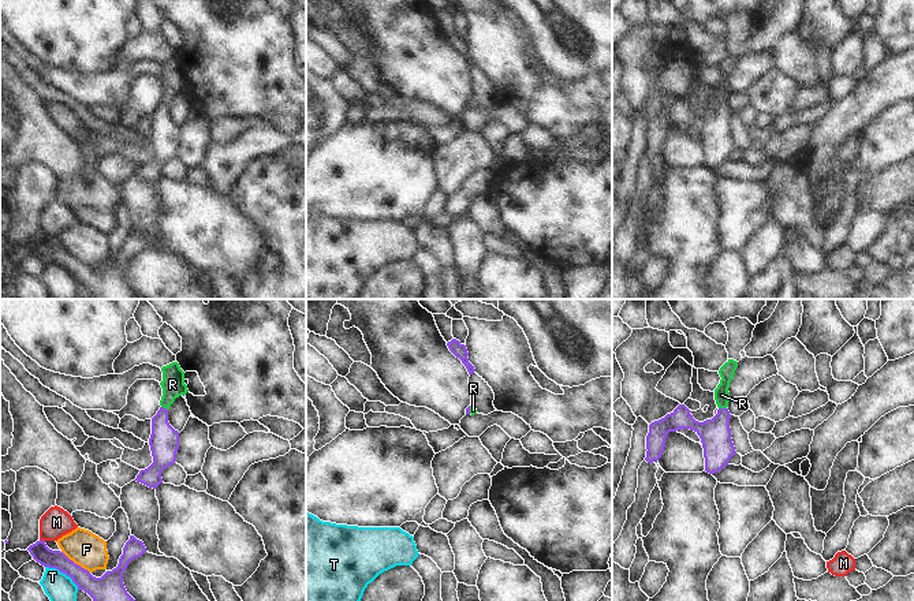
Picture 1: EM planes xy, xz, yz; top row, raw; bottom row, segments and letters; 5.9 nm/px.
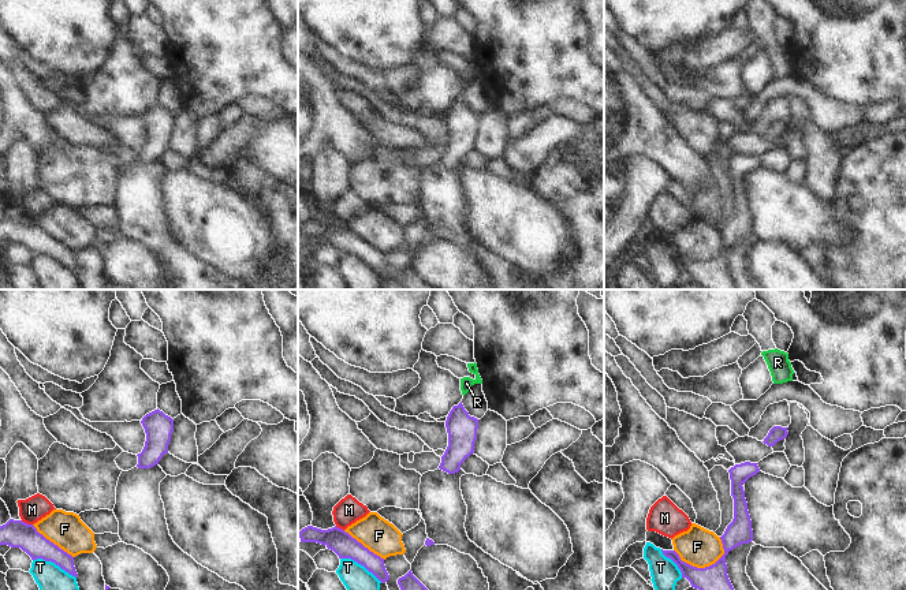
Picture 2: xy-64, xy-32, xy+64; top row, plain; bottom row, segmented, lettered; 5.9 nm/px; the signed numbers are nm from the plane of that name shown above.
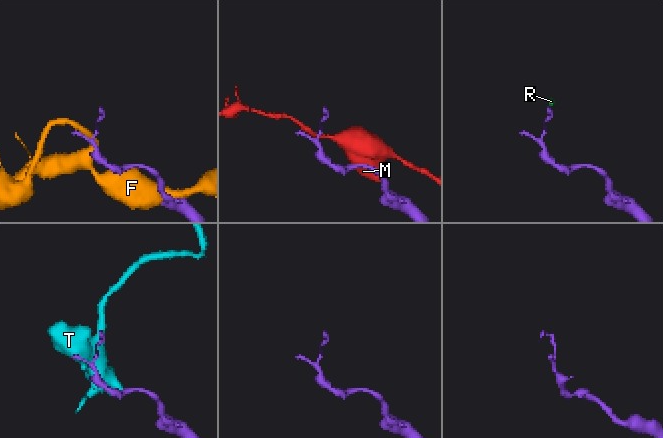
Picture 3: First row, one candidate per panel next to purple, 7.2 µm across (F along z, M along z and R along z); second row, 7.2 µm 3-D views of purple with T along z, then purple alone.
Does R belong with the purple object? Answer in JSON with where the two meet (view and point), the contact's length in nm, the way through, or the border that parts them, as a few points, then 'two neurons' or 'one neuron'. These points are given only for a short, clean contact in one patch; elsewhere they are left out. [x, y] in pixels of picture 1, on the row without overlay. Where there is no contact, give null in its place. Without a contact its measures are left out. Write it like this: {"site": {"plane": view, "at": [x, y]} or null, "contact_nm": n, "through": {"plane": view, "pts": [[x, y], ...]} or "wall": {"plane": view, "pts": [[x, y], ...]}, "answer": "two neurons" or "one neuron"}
{"site": {"plane": "yz", "at": [723, 103]}, "contact_nm": 50, "through": {"plane": "yz", "pts": [[715, 127], [722, 114], [723, 103], [722, 89]]}, "answer": "one neuron"}

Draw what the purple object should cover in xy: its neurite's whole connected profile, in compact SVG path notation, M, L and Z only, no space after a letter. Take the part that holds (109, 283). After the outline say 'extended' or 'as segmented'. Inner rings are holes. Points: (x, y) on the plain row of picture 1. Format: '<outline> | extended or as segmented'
M130 229L123 242L119 258L101 272L93 270L87 264L75 258L63 246L52 244L45 235L37 235L27 242L33 253L44 261L56 262L72 273L78 284L87 287L96 299L135 299L123 277L123 266L128 257L146 246L142 235Z | as segmented

